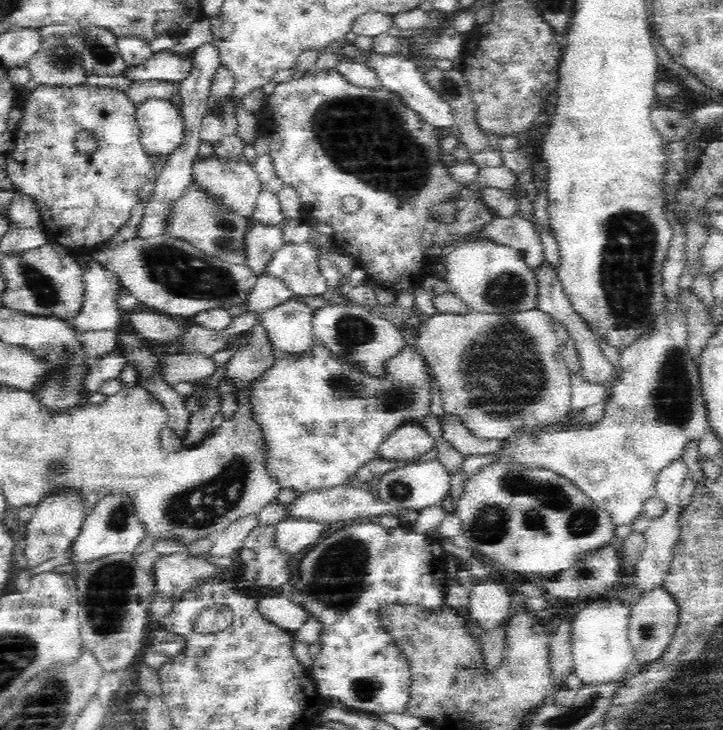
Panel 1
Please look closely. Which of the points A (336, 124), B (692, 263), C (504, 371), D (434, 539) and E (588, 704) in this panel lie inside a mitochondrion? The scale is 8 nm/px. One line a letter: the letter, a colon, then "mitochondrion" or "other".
A: mitochondrion
B: other
C: mitochondrion
D: other
E: mitochondrion

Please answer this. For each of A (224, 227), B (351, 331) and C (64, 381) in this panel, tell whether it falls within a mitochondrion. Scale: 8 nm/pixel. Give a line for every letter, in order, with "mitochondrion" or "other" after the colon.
A: mitochondrion
B: mitochondrion
C: mitochondrion

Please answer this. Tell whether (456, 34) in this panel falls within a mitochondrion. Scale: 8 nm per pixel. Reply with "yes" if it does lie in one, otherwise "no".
no

